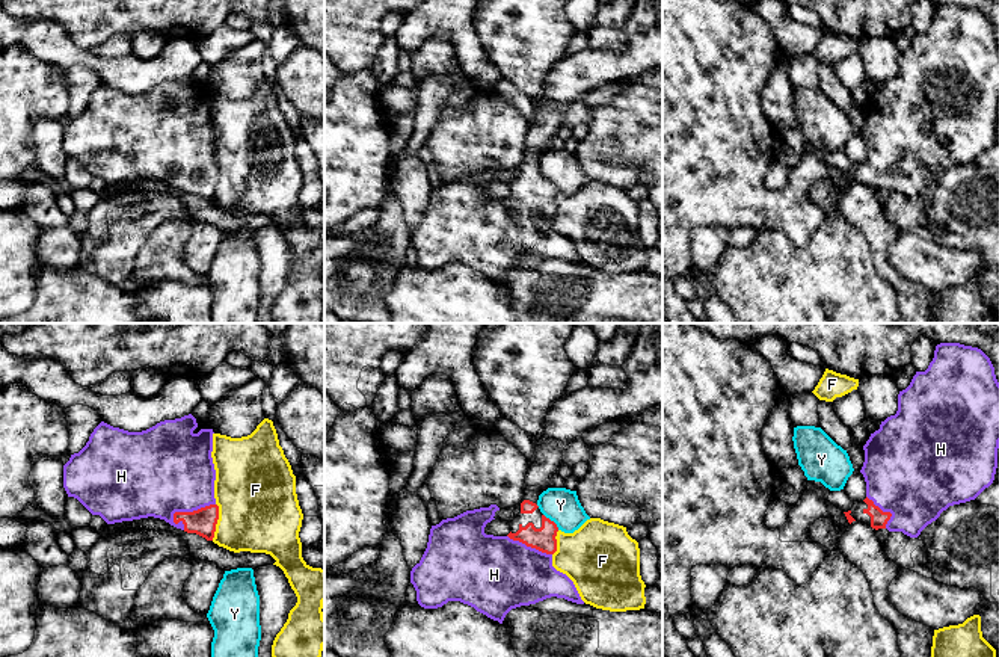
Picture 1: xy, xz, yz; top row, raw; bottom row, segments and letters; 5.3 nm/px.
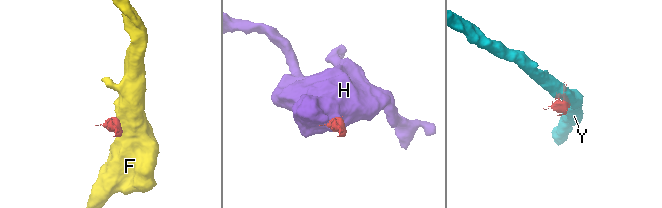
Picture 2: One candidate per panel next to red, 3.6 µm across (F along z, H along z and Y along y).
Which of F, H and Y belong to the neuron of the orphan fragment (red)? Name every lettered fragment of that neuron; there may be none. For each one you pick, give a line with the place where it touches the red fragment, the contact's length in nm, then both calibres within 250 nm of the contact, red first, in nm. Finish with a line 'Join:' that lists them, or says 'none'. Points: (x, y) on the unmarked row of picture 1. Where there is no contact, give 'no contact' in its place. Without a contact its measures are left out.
H: xy (190, 174) | 260 nm | 140/460 nm
Join: H

